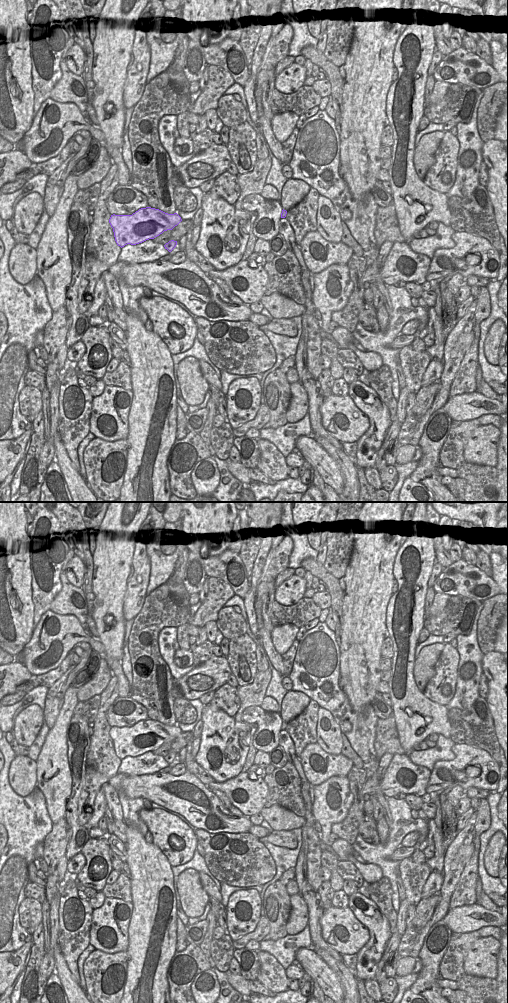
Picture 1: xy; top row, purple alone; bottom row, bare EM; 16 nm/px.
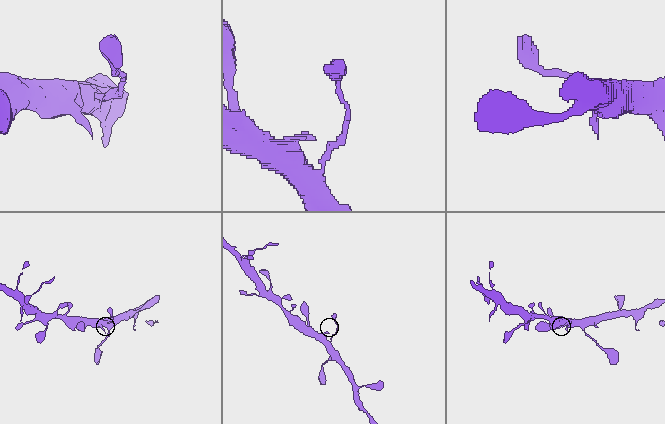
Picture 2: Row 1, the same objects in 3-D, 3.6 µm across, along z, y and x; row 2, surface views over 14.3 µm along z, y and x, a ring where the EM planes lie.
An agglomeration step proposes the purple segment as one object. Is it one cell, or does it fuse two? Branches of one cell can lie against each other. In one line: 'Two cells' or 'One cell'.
One cell

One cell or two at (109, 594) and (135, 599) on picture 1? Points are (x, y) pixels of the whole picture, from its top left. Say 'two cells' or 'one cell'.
two cells

